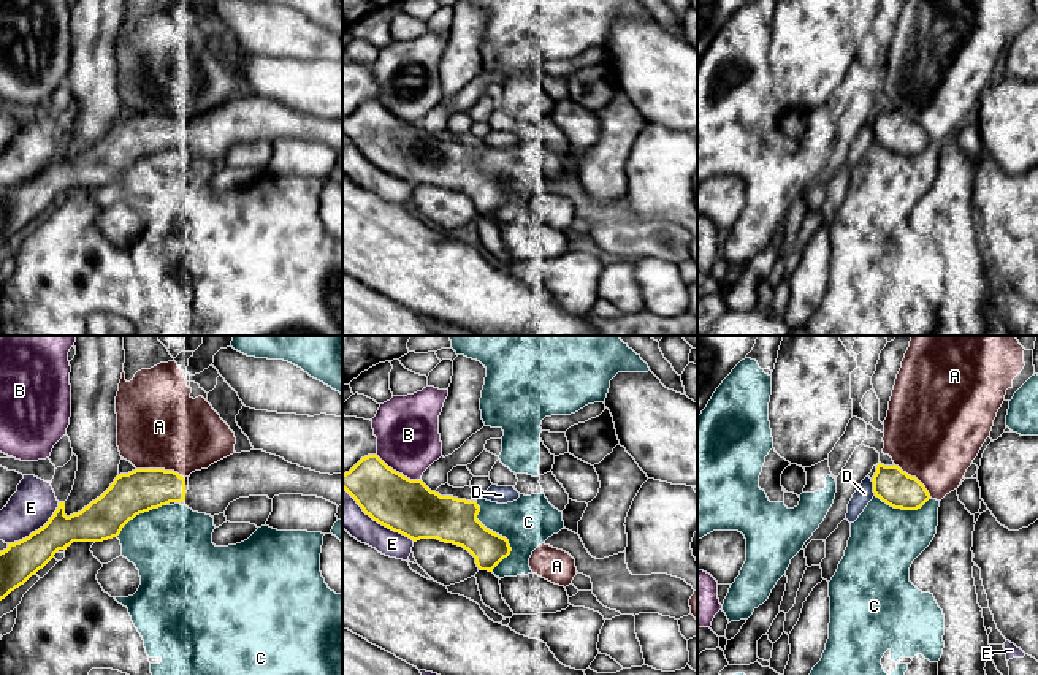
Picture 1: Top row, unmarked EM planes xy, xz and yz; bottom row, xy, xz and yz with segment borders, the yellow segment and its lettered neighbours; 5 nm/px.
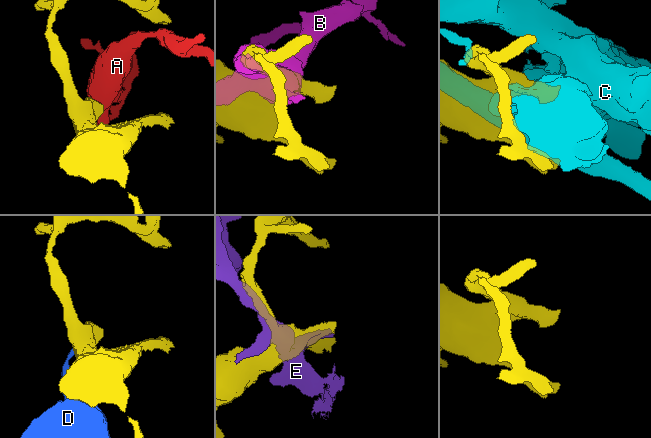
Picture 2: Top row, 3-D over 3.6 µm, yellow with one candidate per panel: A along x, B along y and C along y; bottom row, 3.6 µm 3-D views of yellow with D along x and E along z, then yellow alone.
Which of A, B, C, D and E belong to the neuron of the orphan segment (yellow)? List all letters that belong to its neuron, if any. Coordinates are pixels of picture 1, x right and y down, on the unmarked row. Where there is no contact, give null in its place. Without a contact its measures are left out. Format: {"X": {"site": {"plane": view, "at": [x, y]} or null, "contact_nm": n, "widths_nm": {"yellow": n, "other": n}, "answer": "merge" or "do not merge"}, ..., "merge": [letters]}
{"A": {"site": {"plane": "xy", "at": [160, 114]}, "contact_nm": 260, "widths_nm": {"yellow": 220, "other": 440}, "answer": "do not merge"}, "B": {"site": {"plane": "xz", "at": [398, 118]}, "contact_nm": 280, "widths_nm": {"yellow": 280, "other": 320}, "answer": "do not merge"}, "C": {"site": {"plane": "xz", "at": [498, 179]}, "contact_nm": 380, "widths_nm": {"yellow": 240, "other": 260}, "answer": "do not merge"}, "D": {"site": {"plane": "yz", "at": [873, 132]}, "contact_nm": 90, "widths_nm": {"yellow": 190, "other": 90}, "answer": "do not merge"}, "E": {"site": {"plane": "xz", "at": [377, 167]}, "contact_nm": 460, "widths_nm": {"yellow": 280, "other": 160}, "answer": "do not merge"}, "merge": []}

